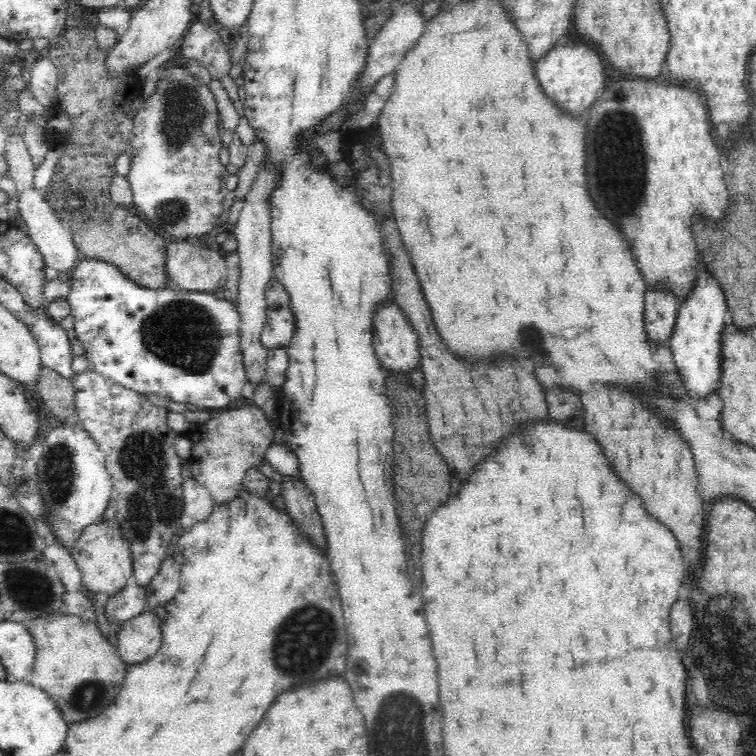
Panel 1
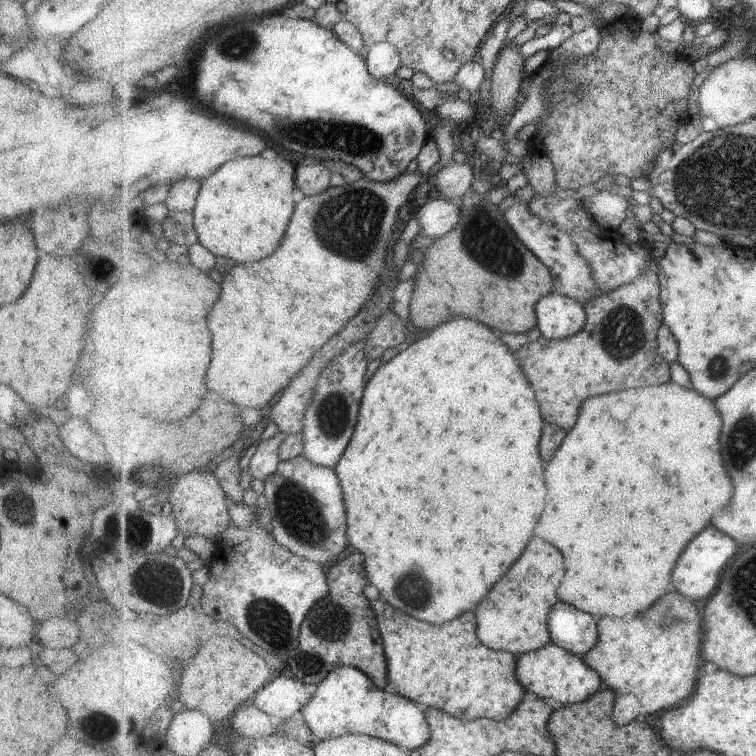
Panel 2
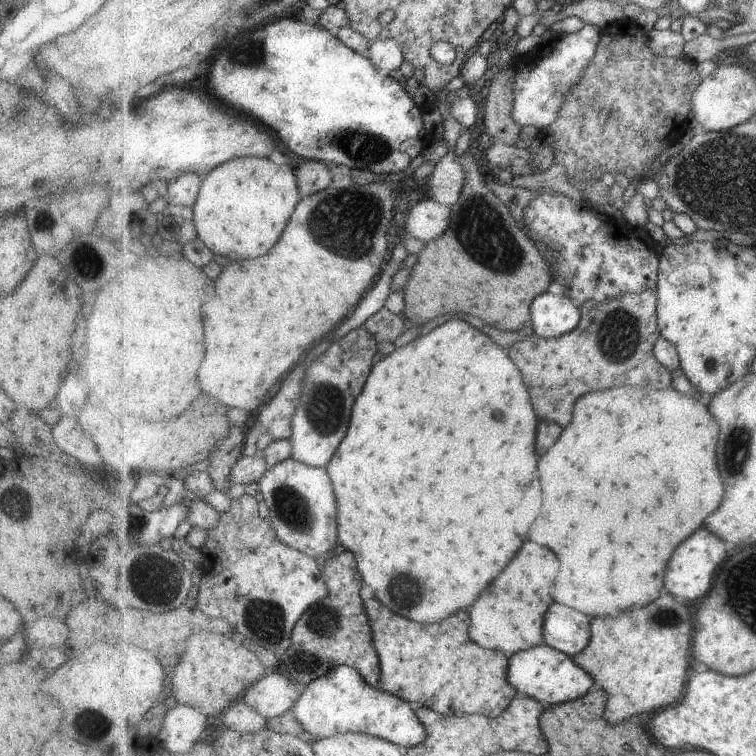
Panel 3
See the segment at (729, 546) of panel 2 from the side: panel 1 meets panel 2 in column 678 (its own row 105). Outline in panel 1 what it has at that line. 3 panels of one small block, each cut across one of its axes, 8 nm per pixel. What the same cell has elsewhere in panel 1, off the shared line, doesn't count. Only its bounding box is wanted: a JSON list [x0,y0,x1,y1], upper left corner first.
[536,32,604,115]

